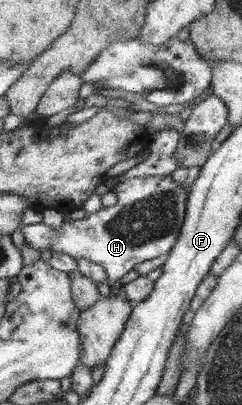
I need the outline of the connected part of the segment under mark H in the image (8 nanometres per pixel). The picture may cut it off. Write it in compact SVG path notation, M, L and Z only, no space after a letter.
M172 175L133 177L124 179L115 187L117 202L103 207L82 218L66 219L57 231L41 224L22 225L26 244L40 252L49 248L69 257L92 261L102 266L108 274L109 286L120 291L120 279L136 265L166 255L172 250L178 238L181 222L185 218L187 190Z

